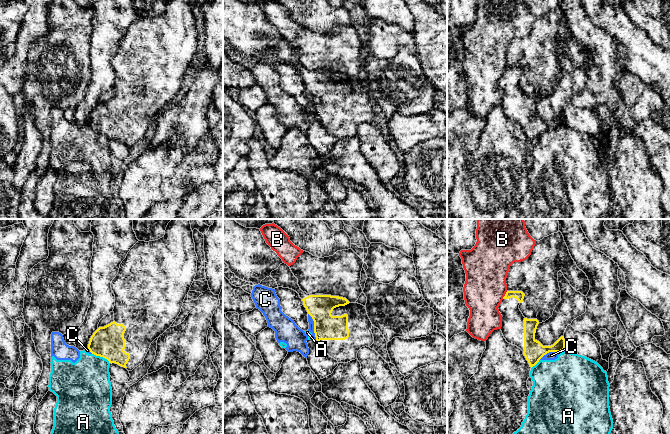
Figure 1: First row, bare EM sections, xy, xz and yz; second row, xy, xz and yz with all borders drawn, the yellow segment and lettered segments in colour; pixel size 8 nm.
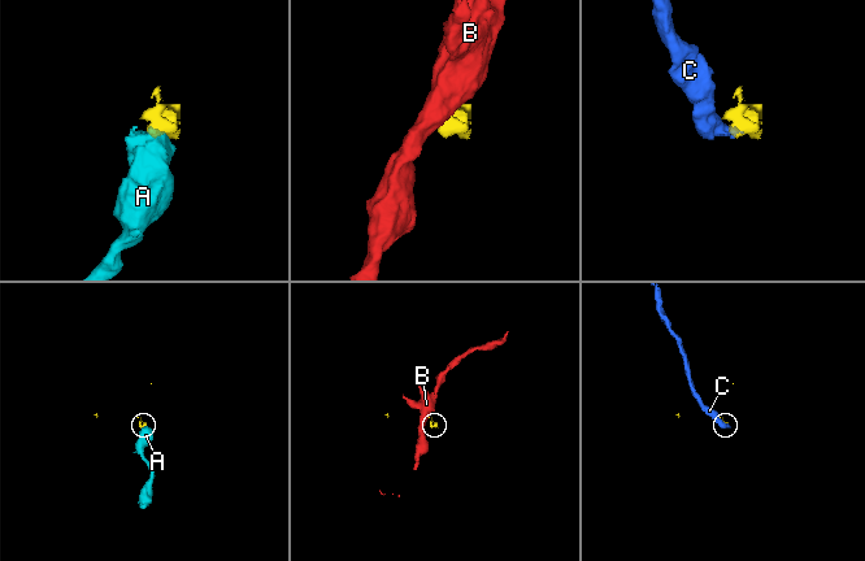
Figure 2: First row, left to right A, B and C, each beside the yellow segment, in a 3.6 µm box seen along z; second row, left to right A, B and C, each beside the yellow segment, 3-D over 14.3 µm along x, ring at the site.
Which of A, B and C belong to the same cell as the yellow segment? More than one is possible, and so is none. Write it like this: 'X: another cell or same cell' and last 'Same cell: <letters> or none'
A: another cell
B: another cell
C: another cell
Same cell: none

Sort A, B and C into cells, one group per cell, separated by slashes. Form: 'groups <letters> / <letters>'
groups A C / B

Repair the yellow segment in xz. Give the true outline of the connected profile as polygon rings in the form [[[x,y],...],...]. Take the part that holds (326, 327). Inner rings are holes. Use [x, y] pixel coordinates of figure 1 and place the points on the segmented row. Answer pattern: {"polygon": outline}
{"polygon": [[[285,263],[272,271],[271,277],[278,287],[289,288],[299,294],[314,321],[316,340],[338,363],[357,359],[357,353],[362,347],[370,347],[374,343],[371,331],[373,325],[365,306],[356,302],[350,303],[339,296],[310,295],[303,292],[298,285],[298,279]]]}

